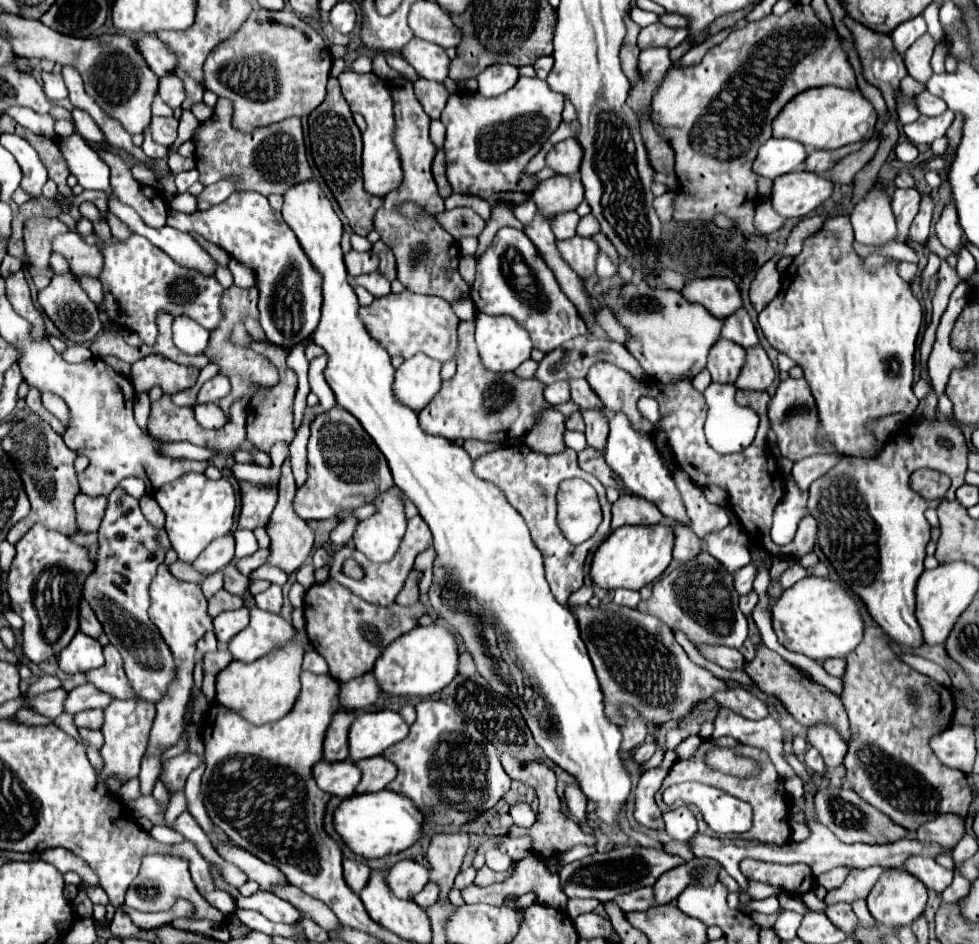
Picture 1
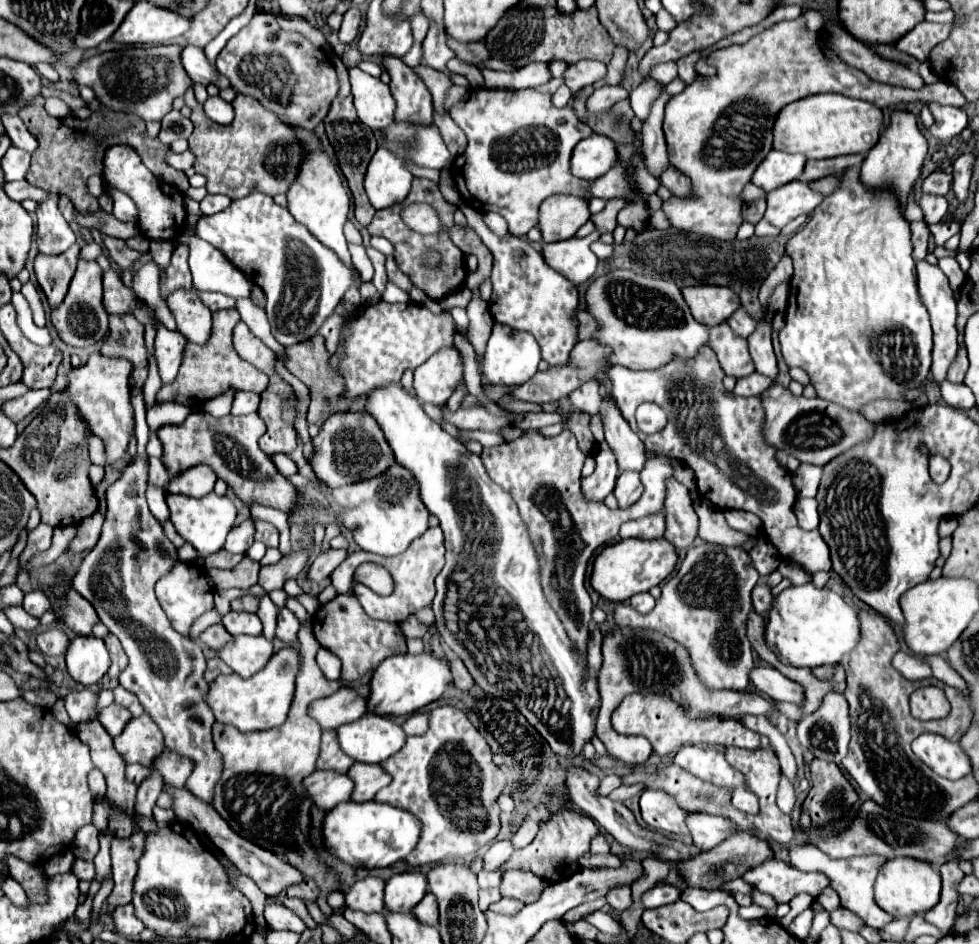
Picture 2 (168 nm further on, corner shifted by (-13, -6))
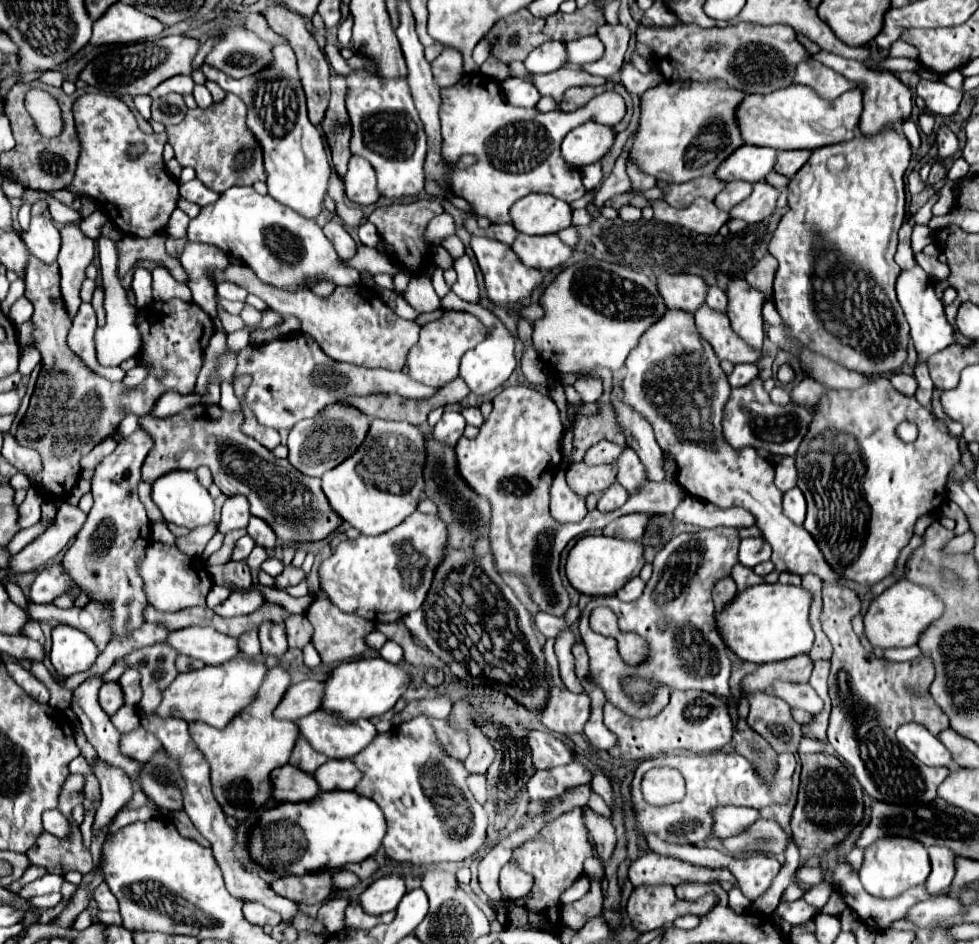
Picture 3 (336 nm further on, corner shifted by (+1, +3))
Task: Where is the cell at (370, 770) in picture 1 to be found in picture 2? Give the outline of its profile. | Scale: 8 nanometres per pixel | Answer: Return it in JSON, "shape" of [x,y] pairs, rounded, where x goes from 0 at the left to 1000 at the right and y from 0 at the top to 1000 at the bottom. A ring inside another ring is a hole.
{"shape":[[[364,807],[353,818],[355,824],[362,828],[360,847],[362,850],[376,850],[384,843],[384,839],[400,828],[400,824],[388,814],[387,809],[373,809]]]}

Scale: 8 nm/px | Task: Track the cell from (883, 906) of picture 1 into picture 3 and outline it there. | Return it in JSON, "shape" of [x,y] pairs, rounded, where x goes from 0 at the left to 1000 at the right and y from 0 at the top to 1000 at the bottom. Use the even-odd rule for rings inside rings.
{"shape":[[[909,889],[909,891],[893,891],[889,899],[883,899],[883,914],[878,918],[878,933],[883,942],[901,952],[913,952],[923,944],[944,938],[950,927],[950,910],[944,895],[925,889]]]}

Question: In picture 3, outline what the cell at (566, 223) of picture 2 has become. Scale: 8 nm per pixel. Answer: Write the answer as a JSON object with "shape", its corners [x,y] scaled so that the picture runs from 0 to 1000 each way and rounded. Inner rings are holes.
{"shape":[[[541,204],[525,215],[523,238],[537,249],[560,249],[582,240],[584,221],[578,213],[558,204]]]}

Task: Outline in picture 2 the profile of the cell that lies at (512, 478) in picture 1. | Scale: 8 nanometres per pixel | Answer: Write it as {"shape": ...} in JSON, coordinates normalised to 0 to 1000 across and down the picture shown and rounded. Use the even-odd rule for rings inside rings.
{"shape":[[[535,456],[531,464],[523,466],[523,468],[513,468],[511,472],[503,472],[503,475],[494,475],[490,481],[498,504],[513,515],[515,519],[519,519],[519,523],[523,523],[531,547],[535,551],[535,555],[539,557],[539,566],[547,578],[547,587],[552,591],[552,619],[554,625],[562,638],[564,644],[568,644],[568,650],[572,653],[576,667],[580,672],[580,676],[584,676],[584,680],[588,680],[588,689],[590,693],[594,693],[594,697],[599,697],[599,686],[601,686],[601,678],[605,672],[605,636],[597,623],[597,610],[599,610],[599,600],[601,593],[605,589],[605,585],[615,578],[621,576],[625,572],[631,570],[631,559],[633,555],[641,553],[641,551],[652,551],[658,549],[662,544],[672,544],[678,540],[678,523],[680,523],[680,506],[686,504],[686,494],[682,492],[680,483],[668,485],[659,489],[658,496],[654,500],[654,507],[658,515],[658,521],[654,525],[654,530],[639,538],[639,540],[623,540],[619,538],[615,532],[599,532],[592,519],[592,500],[597,494],[597,481],[592,479],[588,464],[582,456],[572,458],[570,462],[554,462],[552,456]]]}

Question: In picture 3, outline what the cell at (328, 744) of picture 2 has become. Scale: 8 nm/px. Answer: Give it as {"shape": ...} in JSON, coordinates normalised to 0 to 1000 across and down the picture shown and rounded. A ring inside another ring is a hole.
{"shape":[[[306,781],[302,785],[302,791],[300,791],[298,802],[296,802],[296,810],[304,813],[304,815],[311,815],[313,819],[321,819],[333,806],[335,806],[335,802],[325,798],[325,796],[321,796],[319,789],[311,781]]]}

